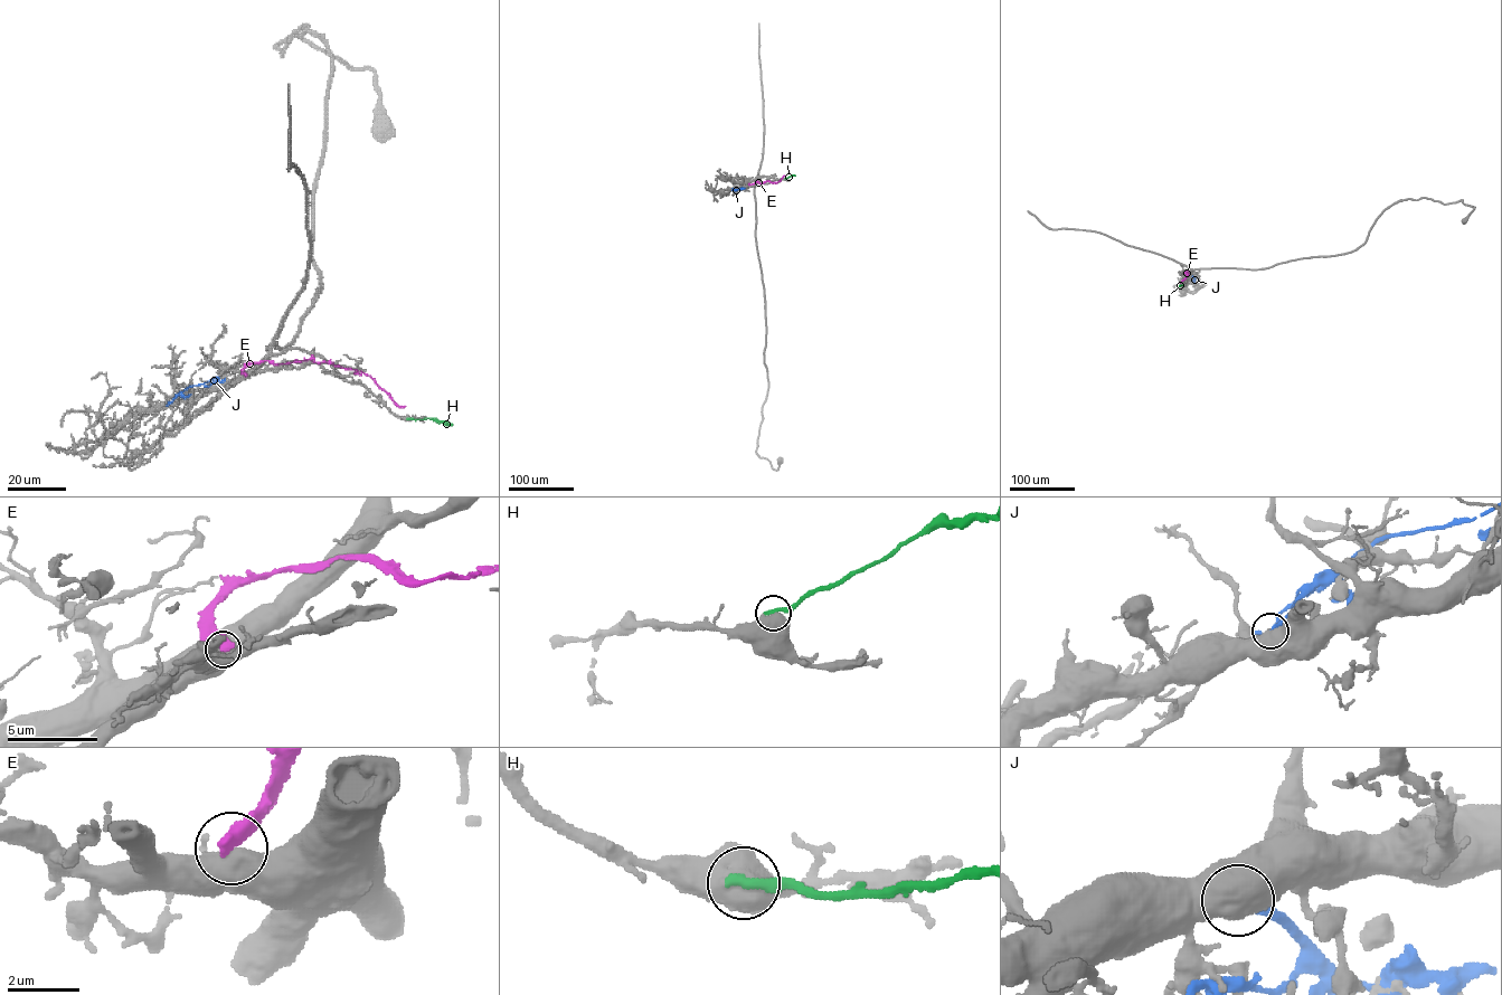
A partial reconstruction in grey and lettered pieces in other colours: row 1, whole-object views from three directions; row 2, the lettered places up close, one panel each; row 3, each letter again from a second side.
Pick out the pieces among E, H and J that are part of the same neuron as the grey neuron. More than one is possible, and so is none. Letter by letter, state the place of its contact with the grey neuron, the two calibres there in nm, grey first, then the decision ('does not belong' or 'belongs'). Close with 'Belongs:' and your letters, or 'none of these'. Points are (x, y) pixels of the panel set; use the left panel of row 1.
E: (245, 376) | 750/550 nm | does not belong
H: (408, 418) | 750/320 nm | belongs
J: (171, 401) | 750/360 nm | does not belong
Belongs: H

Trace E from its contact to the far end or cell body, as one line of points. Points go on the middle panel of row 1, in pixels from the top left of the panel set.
E: (749, 183), (776, 182), (784, 176)

